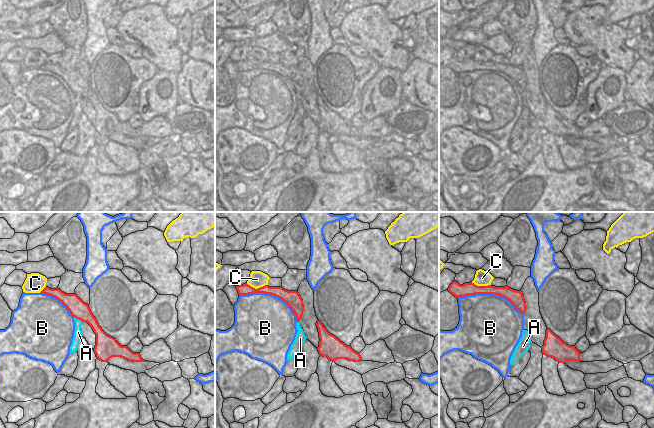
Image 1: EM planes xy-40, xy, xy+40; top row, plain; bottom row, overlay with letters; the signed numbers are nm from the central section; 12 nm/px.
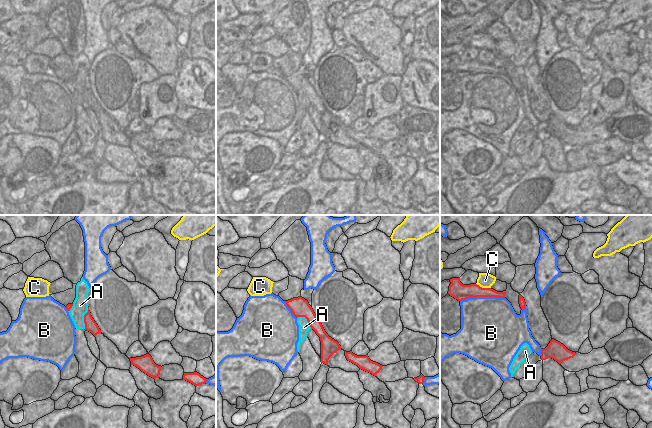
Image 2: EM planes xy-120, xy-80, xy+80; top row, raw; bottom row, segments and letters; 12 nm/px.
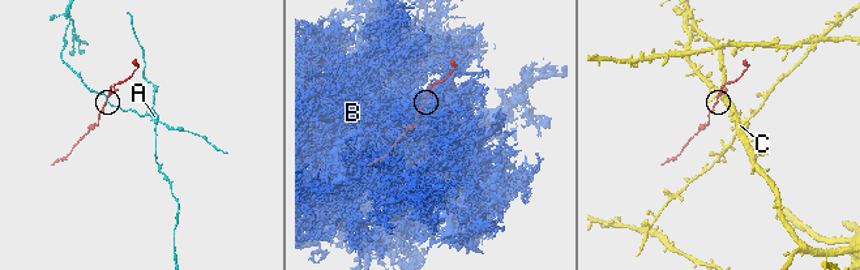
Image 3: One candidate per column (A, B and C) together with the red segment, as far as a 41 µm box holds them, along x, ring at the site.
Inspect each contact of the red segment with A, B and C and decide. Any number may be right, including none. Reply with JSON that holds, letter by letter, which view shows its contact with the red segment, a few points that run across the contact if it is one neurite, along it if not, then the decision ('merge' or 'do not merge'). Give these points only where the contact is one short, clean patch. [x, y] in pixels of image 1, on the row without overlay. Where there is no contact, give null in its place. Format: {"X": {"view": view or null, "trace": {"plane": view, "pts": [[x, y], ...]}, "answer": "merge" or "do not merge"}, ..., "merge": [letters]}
{"A": {"view": "xy-40", "trace": {"plane": "xy-40", "pts": [[74, 92], [82, 97]]}, "answer": "do not merge"}, "B": {"view": "xy+40", "answer": "do not merge"}, "C": {"view": "xy", "trace": {"plane": "xy", "pts": [[246, 59], [255, 64], [267, 61]]}, "answer": "do not merge"}, "merge": []}

